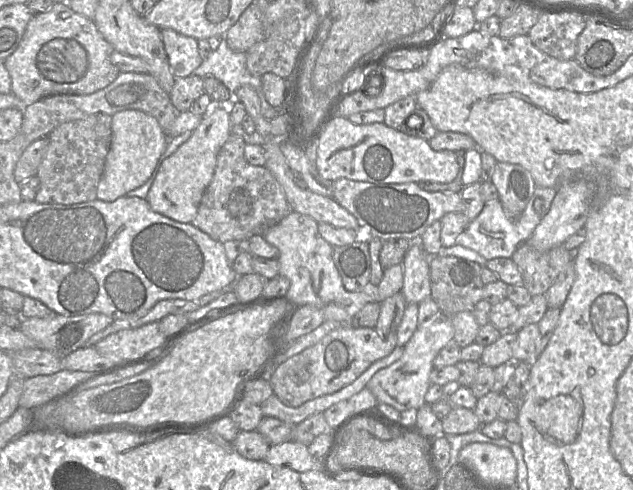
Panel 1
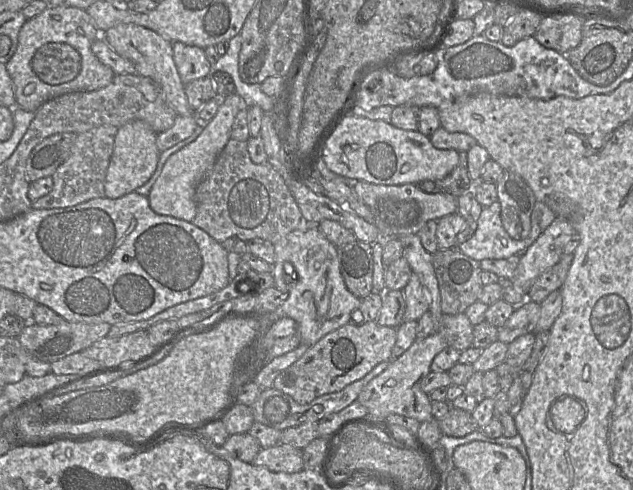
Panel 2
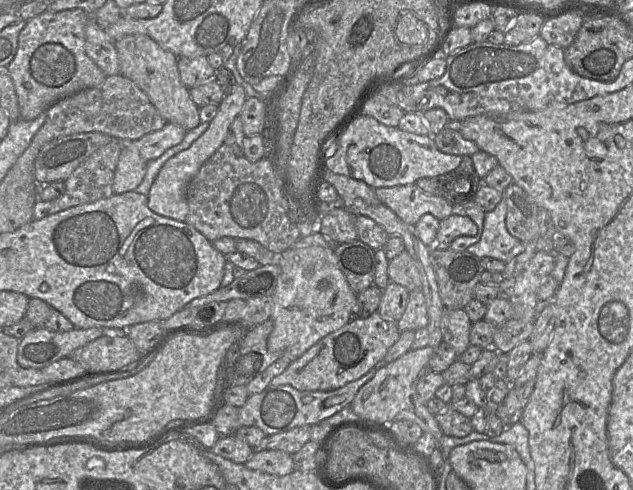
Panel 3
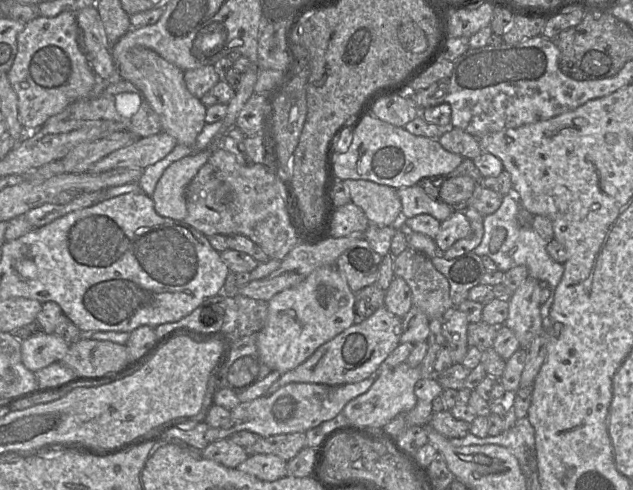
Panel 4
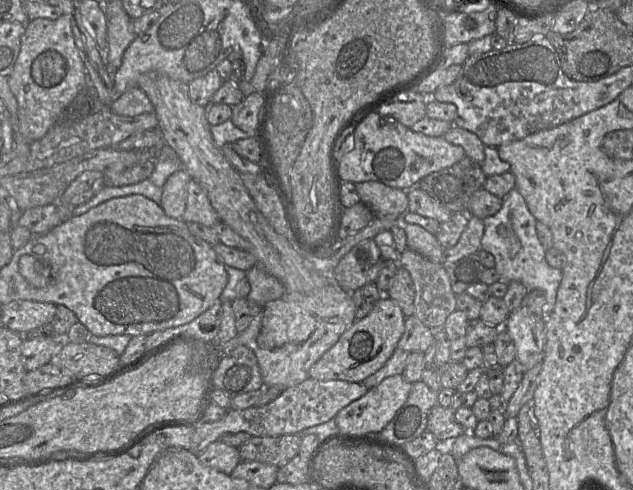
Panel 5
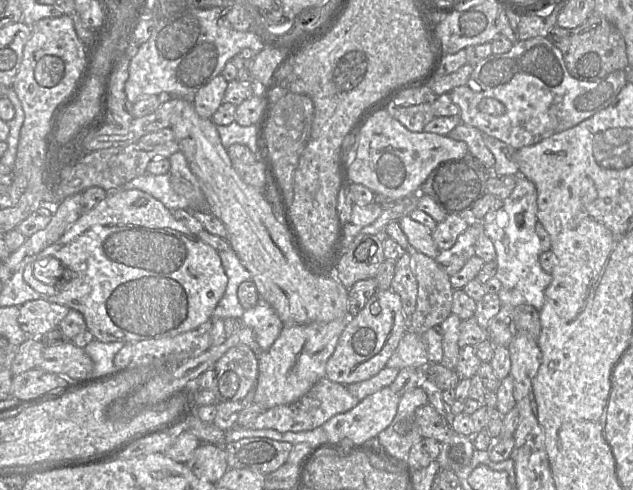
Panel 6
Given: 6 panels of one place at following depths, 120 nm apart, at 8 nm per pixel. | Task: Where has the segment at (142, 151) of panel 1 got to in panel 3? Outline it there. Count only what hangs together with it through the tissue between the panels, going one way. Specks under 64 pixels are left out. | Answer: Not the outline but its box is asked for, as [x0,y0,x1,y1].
[113,142,147,194]

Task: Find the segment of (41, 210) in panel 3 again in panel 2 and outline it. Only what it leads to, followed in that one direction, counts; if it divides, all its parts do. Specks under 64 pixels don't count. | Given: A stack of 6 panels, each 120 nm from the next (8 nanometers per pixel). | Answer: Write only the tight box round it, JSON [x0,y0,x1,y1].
[32,125,118,209]

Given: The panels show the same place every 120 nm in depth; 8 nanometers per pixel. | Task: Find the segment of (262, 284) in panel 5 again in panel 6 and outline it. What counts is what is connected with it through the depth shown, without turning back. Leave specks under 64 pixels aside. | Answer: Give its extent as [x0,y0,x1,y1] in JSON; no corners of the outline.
[241,299,284,350]

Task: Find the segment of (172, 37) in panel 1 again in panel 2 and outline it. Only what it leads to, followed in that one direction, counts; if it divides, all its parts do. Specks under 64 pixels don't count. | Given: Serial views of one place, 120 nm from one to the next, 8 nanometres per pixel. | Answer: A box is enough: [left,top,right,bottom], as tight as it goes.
[172,42,213,84]

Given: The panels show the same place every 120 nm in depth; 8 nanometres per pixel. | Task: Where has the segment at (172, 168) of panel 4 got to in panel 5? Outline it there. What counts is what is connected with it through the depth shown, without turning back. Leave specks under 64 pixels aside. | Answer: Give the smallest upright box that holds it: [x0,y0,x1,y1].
[160,167,190,219]

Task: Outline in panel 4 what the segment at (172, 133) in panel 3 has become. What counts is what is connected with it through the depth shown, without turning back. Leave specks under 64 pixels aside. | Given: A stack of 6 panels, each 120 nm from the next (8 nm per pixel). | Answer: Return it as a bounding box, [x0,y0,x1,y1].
[88,131,176,174]

